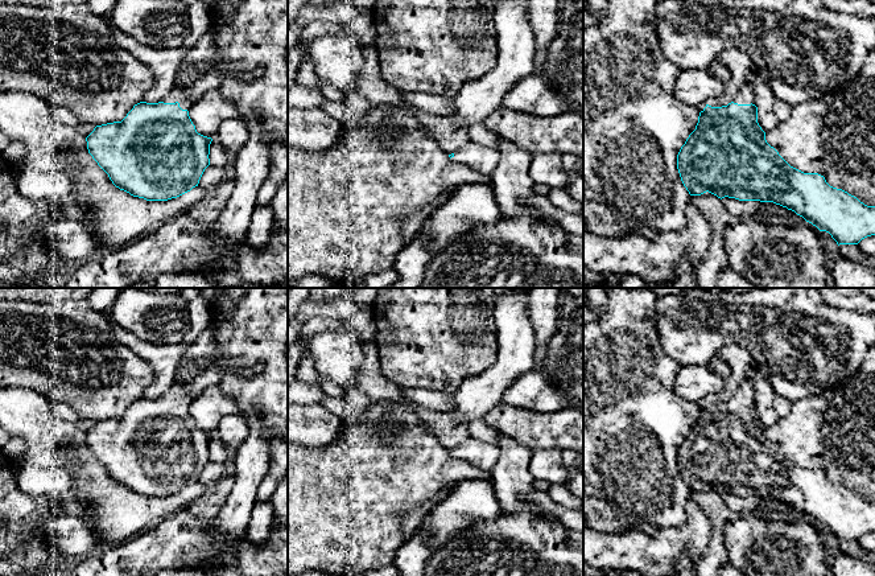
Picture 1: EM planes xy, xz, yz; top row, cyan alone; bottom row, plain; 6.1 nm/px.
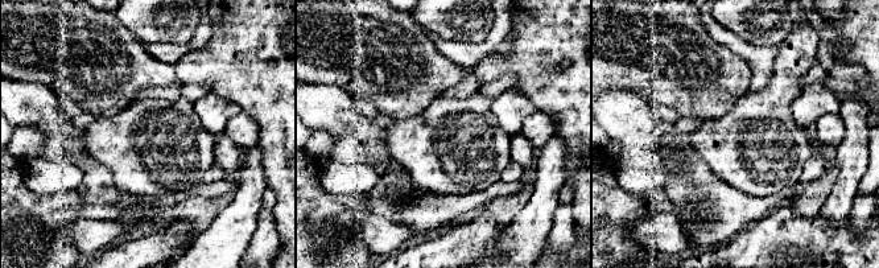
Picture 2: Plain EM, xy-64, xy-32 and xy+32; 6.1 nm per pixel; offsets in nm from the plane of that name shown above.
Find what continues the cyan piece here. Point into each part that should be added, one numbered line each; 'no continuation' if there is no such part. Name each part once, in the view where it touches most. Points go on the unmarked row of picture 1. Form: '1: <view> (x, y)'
1: xy (201, 353)

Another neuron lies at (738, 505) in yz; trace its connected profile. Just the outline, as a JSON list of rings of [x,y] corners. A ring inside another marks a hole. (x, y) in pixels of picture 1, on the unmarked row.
[[[729,493],[722,494],[722,497],[732,515],[744,515],[748,513],[756,513],[763,517],[767,513],[779,513],[785,515],[789,509],[787,503],[773,498],[739,497]]]

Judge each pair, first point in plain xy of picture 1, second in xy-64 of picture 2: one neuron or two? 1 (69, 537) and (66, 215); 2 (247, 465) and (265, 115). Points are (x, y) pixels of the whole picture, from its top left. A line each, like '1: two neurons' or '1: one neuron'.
1: two neurons
2: two neurons

